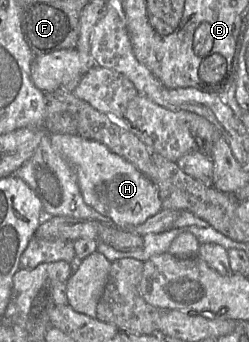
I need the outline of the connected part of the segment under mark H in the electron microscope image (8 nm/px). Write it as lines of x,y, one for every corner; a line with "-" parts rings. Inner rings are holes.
61,133
51,134
50,141
58,154
73,167
84,202
112,219
115,226
137,226
162,209
156,185
104,144
79,135

